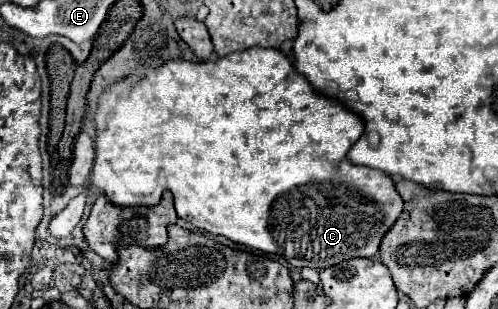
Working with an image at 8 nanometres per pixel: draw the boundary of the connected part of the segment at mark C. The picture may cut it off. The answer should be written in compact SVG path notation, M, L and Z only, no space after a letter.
M251 47L247 51L237 51L225 57L219 57L217 61L205 61L205 63L189 63L189 61L167 61L161 69L151 69L143 77L139 77L133 85L125 83L119 87L119 99L105 99L99 103L95 125L97 125L97 159L91 173L91 183L97 187L103 195L107 195L115 205L129 207L129 205L155 205L159 203L165 189L169 189L175 197L175 211L181 219L189 221L201 231L223 235L235 243L273 253L283 255L289 265L303 269L313 267L317 271L333 267L337 263L355 259L355 257L375 257L381 245L383 235L395 225L397 217L403 211L403 199L395 189L393 179L371 167L357 167L353 169L353 163L347 159L347 151L351 145L363 135L365 123L361 115L347 109L339 99L325 97L317 93L311 83L301 75L295 65L277 49L263 49L263 47Z

